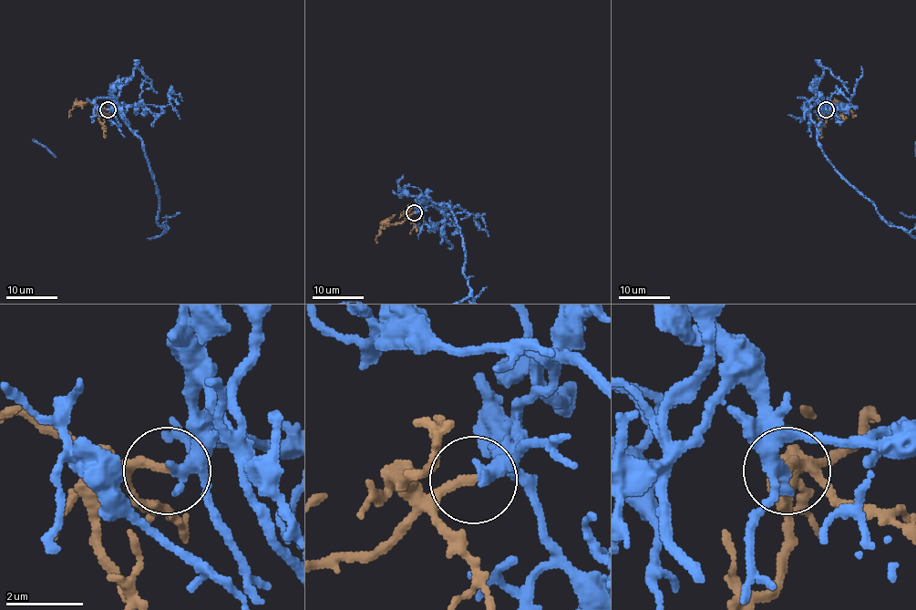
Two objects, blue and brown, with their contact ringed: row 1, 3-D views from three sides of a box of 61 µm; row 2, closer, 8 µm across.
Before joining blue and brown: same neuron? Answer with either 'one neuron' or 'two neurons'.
one neuron

